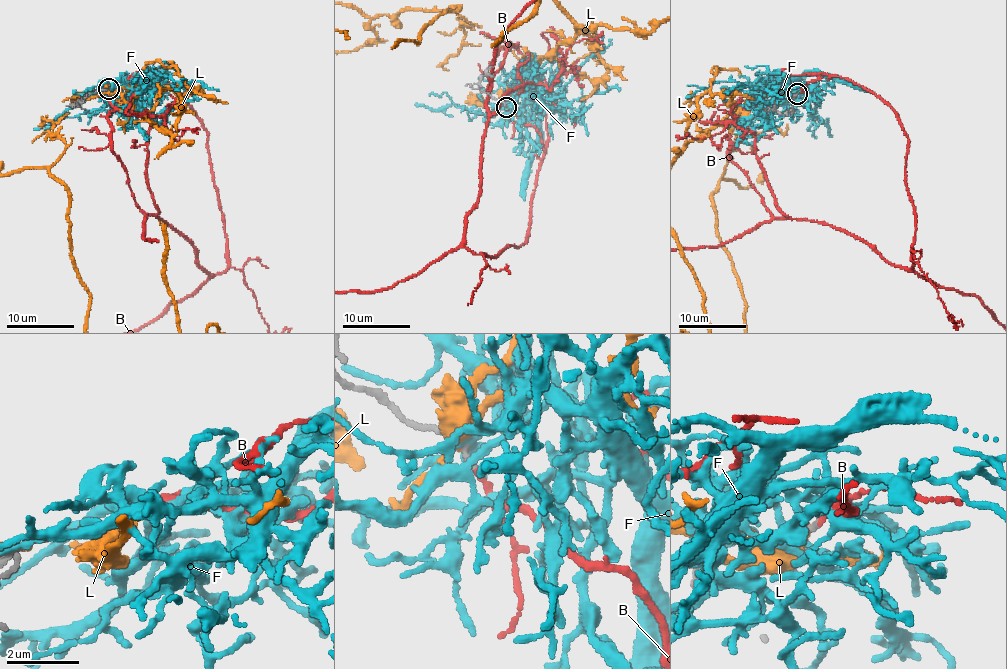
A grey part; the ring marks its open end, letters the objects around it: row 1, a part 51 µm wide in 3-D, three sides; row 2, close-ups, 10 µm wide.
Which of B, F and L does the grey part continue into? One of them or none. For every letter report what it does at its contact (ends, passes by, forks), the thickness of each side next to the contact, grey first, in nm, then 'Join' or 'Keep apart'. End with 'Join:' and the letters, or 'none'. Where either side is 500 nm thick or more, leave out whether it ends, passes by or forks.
B: It ends there. Thickness 160 nm (grey) against 150 nm. Join
F: It forks there. Thickness 200 nm (grey) against 190 nm. Keep apart
L: It passes by. Thickness 220 nm (grey) against 400 nm. Keep apart
Join: B

